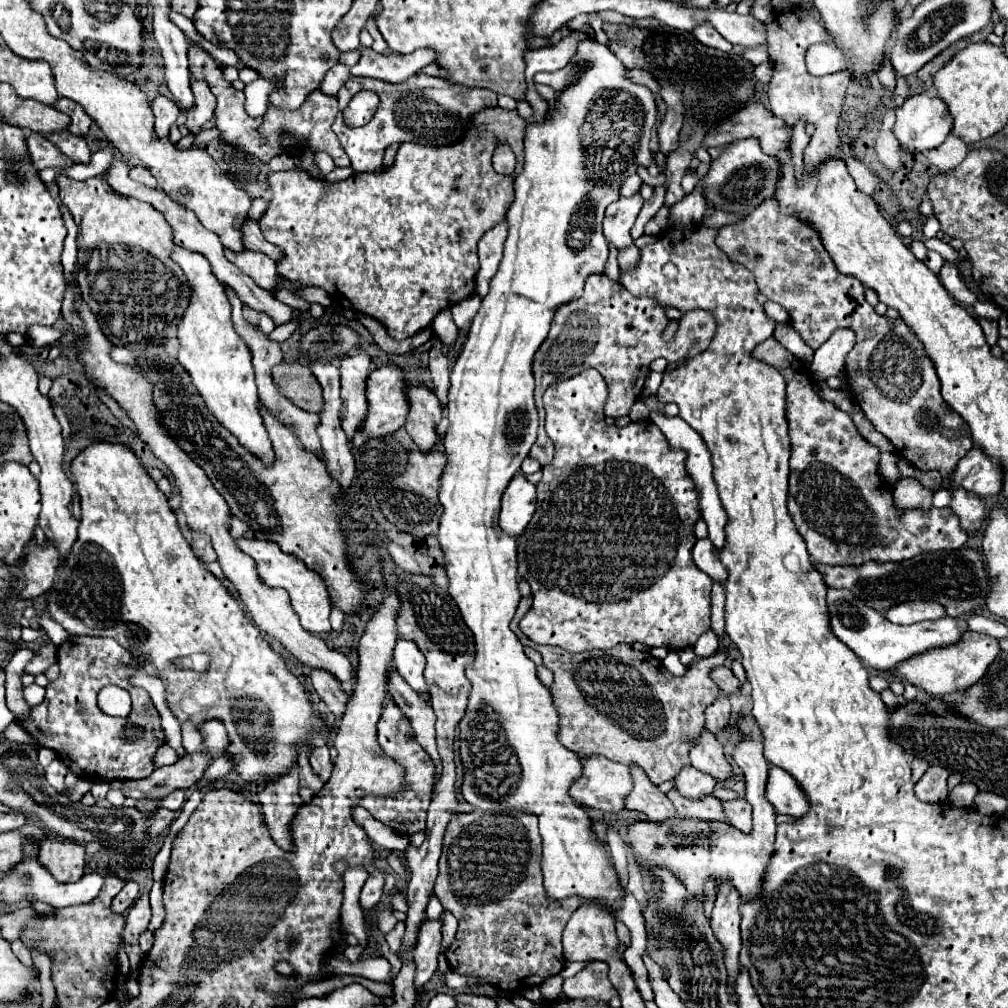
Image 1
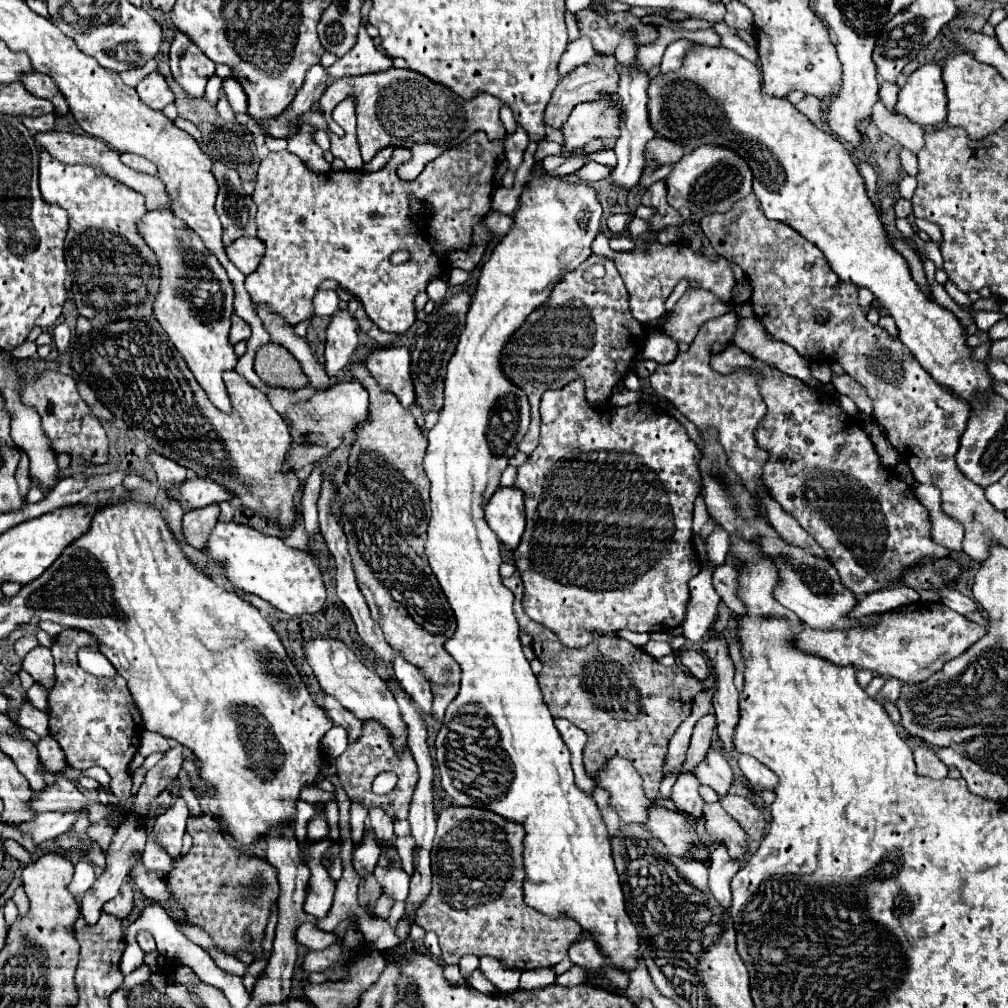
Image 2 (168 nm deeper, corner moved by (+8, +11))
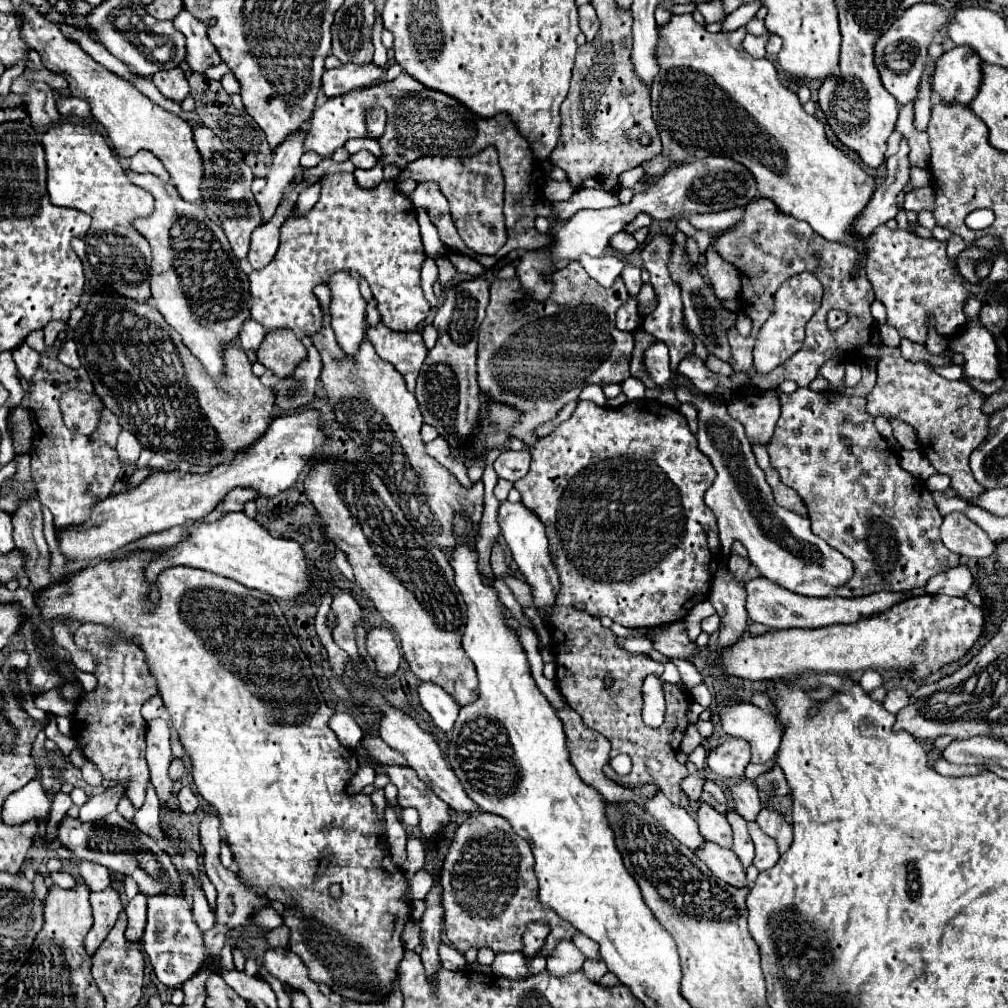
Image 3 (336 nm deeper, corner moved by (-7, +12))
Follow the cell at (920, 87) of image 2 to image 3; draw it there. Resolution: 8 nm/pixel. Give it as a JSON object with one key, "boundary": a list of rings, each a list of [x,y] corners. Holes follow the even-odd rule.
{"boundary":[[[953,47],[945,51],[935,65],[931,85],[945,103],[969,105],[979,91],[979,79],[983,79],[983,61],[969,47]]]}

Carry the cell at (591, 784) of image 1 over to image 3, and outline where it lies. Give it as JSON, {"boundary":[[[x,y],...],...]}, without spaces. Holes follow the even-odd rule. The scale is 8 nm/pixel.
{"boundary":[[[655,795],[653,799],[639,799],[647,813],[657,819],[675,839],[685,843],[691,851],[703,847],[703,837],[697,829],[697,821],[689,815],[687,809],[673,805],[665,795]]]}

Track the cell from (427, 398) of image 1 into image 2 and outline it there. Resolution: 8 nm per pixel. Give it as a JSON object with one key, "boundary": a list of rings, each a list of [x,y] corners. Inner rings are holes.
{"boundary":[[[406,346],[384,348],[370,354],[366,368],[380,386],[400,400],[404,410],[412,410],[412,406],[416,406],[416,392],[410,376],[410,350]]]}

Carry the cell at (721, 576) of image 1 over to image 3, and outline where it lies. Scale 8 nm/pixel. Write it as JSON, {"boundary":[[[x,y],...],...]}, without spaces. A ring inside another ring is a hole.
{"boundary":[[[765,577],[753,579],[751,583],[745,585],[747,589],[747,613],[751,621],[763,623],[771,629],[819,629],[819,627],[829,627],[829,625],[845,625],[845,623],[855,623],[863,617],[869,617],[871,613],[885,611],[893,607],[895,603],[907,599],[901,593],[875,593],[875,595],[865,595],[865,597],[853,597],[853,599],[843,599],[837,595],[829,595],[827,599],[809,599],[807,595],[795,595],[793,591],[785,591],[777,583],[771,583]]]}

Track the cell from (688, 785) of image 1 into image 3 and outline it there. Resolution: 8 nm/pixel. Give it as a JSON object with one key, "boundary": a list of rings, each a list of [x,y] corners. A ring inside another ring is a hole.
{"boundary":[[[699,803],[697,809],[697,823],[699,823],[699,831],[707,841],[713,841],[717,845],[723,845],[727,849],[731,849],[731,827],[727,823],[727,817],[717,813],[713,807]]]}

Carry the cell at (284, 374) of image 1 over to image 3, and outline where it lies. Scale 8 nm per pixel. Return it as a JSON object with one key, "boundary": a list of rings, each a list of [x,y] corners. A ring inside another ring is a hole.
{"boundary":[[[267,331],[267,339],[263,339],[257,351],[259,363],[277,377],[289,377],[305,355],[307,349],[291,331]]]}

